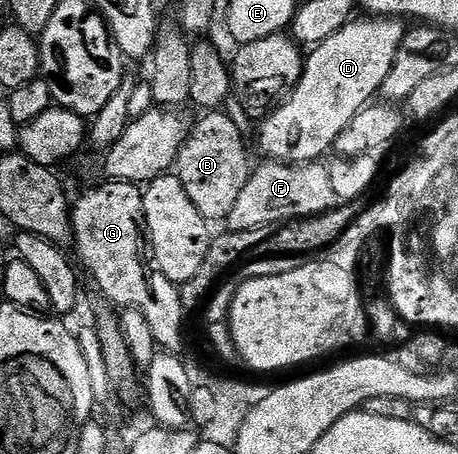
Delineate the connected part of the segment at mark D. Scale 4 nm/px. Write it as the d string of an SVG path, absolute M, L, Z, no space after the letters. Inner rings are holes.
M354 18L343 30L331 34L327 42L316 45L313 52L304 57L301 77L292 92L288 93L274 107L268 116L260 121L261 133L257 144L261 147L262 157L279 164L312 164L322 159L325 151L336 145L339 134L347 130L347 122L355 118L380 93L387 74L399 54L399 46L407 31L407 24L401 18Z

